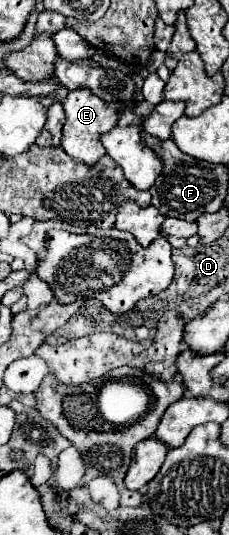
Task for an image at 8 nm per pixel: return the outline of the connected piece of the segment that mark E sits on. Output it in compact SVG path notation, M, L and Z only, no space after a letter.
M74 89L70 95L62 101L66 123L64 123L64 135L62 135L62 149L86 165L94 165L102 155L106 155L106 149L100 143L100 135L108 133L118 123L118 103L106 103L98 95L86 89Z

